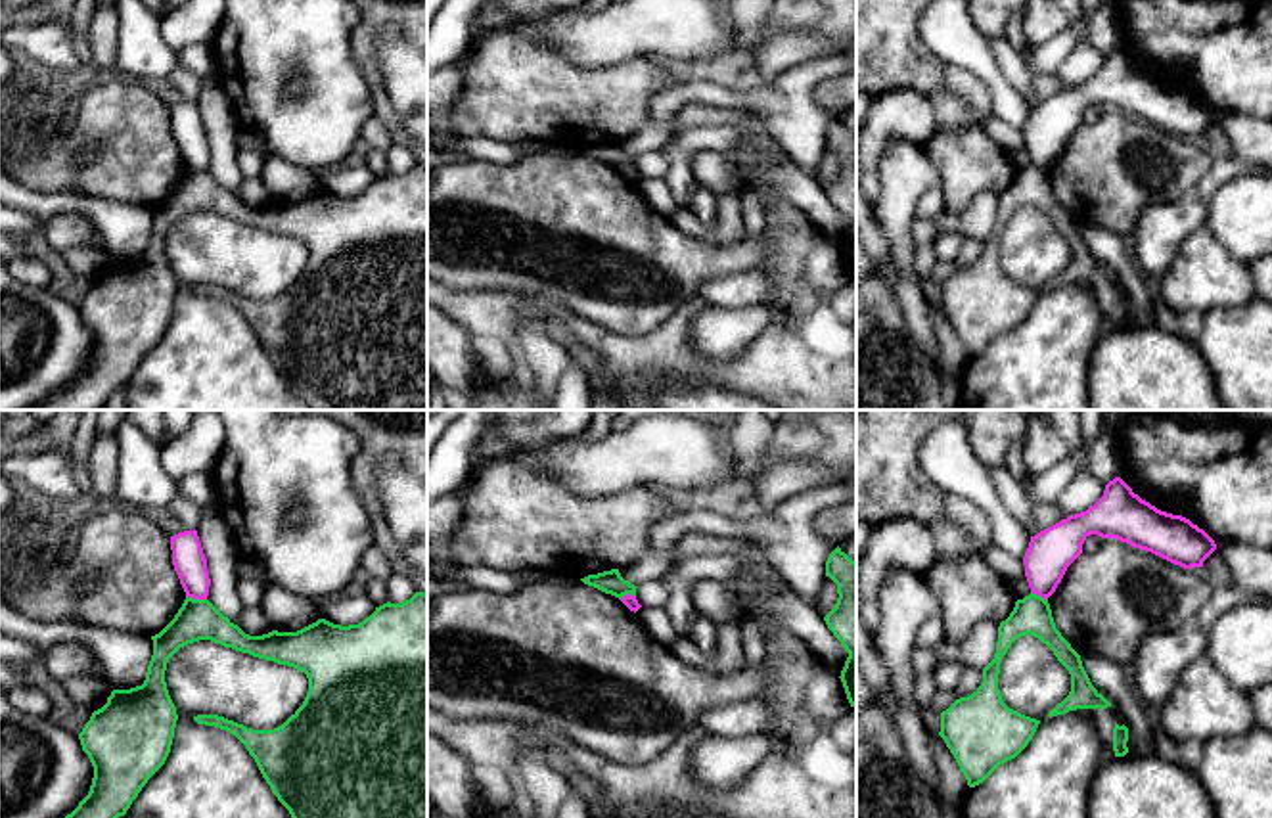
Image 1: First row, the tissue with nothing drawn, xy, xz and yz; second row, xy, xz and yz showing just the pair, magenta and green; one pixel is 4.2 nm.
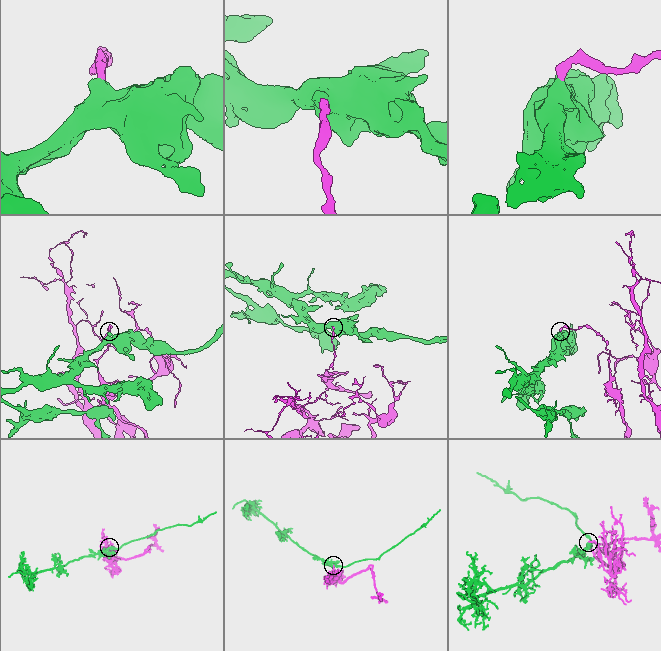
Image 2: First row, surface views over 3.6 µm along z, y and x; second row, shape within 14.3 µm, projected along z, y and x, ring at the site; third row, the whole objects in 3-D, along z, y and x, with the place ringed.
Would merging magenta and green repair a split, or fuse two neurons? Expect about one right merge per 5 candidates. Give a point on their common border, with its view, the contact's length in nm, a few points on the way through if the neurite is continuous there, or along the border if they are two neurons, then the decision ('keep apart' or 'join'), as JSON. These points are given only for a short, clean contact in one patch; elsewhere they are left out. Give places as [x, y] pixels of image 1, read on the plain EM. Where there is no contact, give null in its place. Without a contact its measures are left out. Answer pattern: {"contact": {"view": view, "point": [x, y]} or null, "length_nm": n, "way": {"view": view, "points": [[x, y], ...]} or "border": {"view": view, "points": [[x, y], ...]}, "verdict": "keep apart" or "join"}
{"contact": {"view": "xy", "point": [196, 169]}, "length_nm": 90, "border": {"view": "xy", "points": [[186, 165], [205, 171]]}, "verdict": "keep apart"}

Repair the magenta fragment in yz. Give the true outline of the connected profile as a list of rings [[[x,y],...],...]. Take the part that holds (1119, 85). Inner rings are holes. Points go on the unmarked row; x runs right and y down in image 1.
[[[1115,48],[1086,82],[1069,86],[1031,107],[1023,128],[1031,163],[1048,170],[1067,138],[1082,125],[1082,115],[1090,105],[1117,109],[1184,140],[1203,138],[1203,132],[1216,121],[1215,111],[1203,100],[1182,86],[1157,80]]]

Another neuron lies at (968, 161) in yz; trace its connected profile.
[[[975,121],[935,130],[923,149],[941,174],[944,209],[952,215],[964,213],[981,192],[1006,192],[1015,178],[1006,151]]]

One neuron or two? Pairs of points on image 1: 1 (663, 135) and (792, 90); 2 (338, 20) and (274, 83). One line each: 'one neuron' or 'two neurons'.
1: one neuron
2: one neuron

